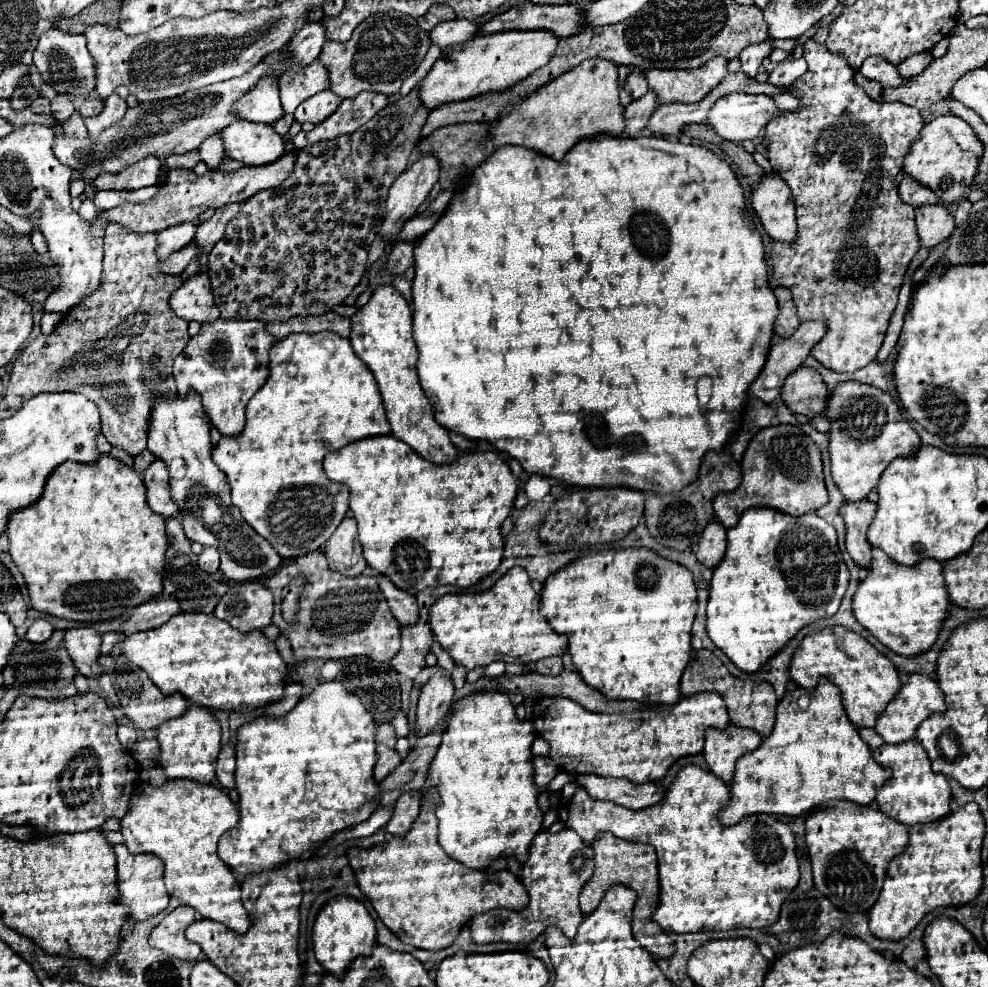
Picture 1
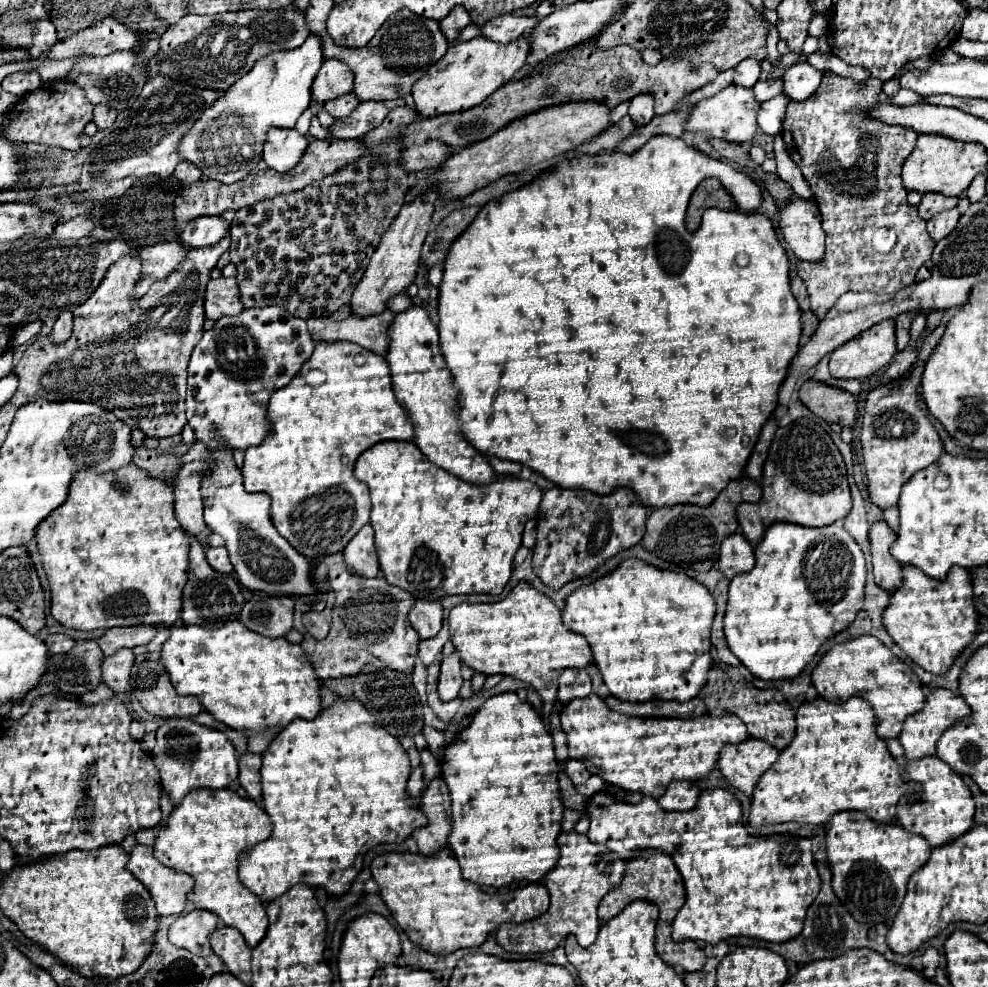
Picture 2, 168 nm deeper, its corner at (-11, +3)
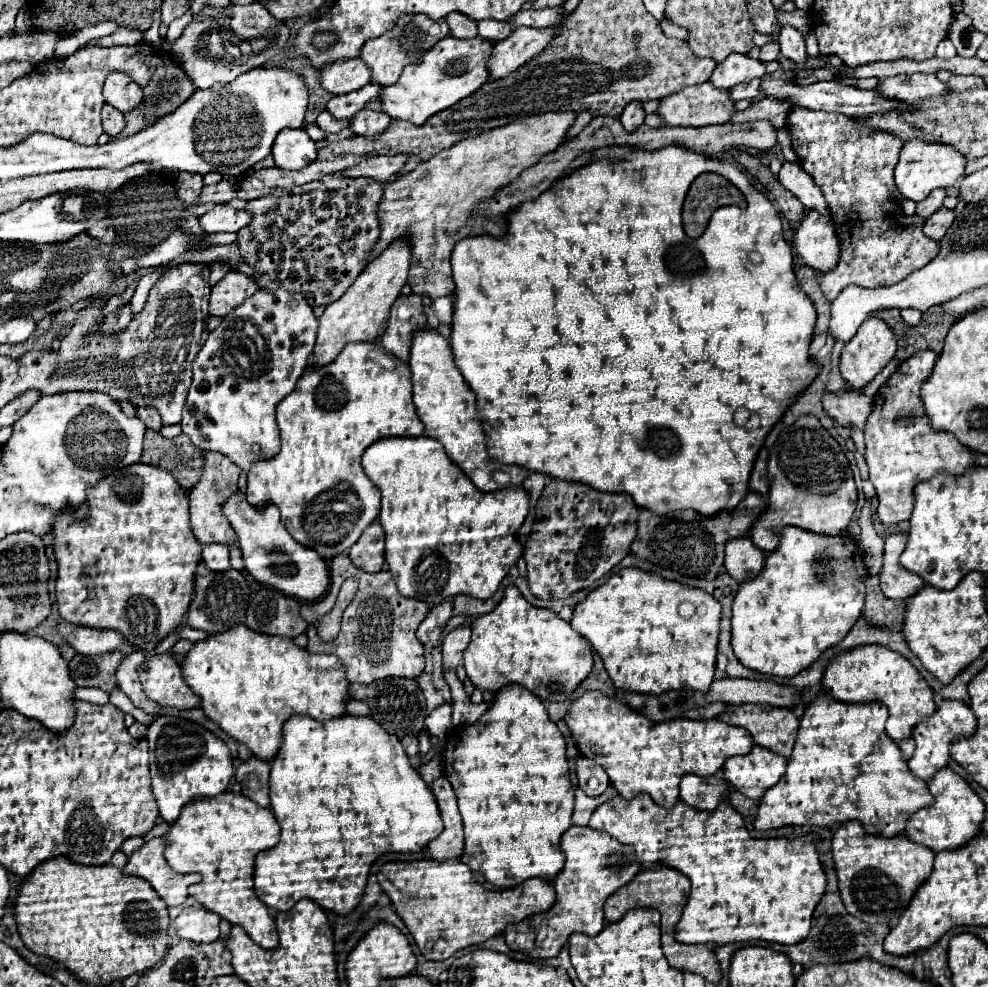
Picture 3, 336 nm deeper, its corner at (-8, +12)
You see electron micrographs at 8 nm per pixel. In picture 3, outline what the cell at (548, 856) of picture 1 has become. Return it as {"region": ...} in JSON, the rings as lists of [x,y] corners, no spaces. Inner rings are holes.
{"region":[[[570,827],[562,833],[560,847],[566,863],[564,869],[554,877],[556,903],[548,913],[534,915],[518,925],[508,925],[504,931],[506,945],[514,949],[516,935],[522,933],[524,927],[532,927],[532,931],[536,933],[536,959],[558,955],[558,951],[566,945],[570,933],[584,933],[590,937],[600,933],[606,923],[602,911],[606,897],[612,895],[618,887],[632,881],[632,877],[642,869],[630,845],[622,845],[606,833],[596,833],[590,827]]]}

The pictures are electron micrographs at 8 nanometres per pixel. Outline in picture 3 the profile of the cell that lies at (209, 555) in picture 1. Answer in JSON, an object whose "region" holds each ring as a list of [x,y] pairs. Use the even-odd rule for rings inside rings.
{"region":[[[210,543],[202,547],[202,559],[210,571],[226,571],[230,569],[228,547],[222,543]]]}

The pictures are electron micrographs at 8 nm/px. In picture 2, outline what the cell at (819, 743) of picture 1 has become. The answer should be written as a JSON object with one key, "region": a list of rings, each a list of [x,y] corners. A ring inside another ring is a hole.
{"region":[[[817,698],[801,704],[791,746],[779,754],[775,766],[761,776],[753,792],[749,824],[805,822],[821,826],[843,810],[865,812],[879,824],[895,822],[897,804],[903,798],[919,802],[923,792],[917,782],[903,778],[903,764],[889,754],[887,744],[875,734],[875,722],[875,710],[863,698],[841,704]]]}

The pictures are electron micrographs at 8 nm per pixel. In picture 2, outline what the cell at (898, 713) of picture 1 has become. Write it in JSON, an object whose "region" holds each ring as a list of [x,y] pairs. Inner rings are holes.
{"region":[[[935,688],[933,692],[929,692],[925,708],[919,714],[909,716],[905,720],[905,724],[903,724],[901,734],[899,734],[899,742],[905,748],[905,760],[913,762],[913,760],[921,760],[925,756],[935,756],[935,744],[941,738],[941,732],[947,730],[947,728],[951,728],[951,724],[961,722],[969,714],[971,714],[971,710],[965,704],[965,700],[961,696],[955,696],[951,690]]]}

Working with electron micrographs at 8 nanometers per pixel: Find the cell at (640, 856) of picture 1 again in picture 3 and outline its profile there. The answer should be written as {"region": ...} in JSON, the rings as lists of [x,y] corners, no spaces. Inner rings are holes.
{"region":[[[658,863],[650,869],[642,869],[628,885],[614,891],[604,903],[604,915],[608,921],[618,921],[628,909],[654,907],[662,915],[662,925],[664,925],[662,933],[674,933],[674,925],[680,917],[680,909],[684,909],[684,901],[688,899],[688,889],[690,889],[688,877],[684,877],[680,871],[676,871],[672,867]]]}

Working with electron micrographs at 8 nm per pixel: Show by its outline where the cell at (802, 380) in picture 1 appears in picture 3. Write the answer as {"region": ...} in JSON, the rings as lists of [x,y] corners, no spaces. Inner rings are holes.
{"region":[[[854,389],[844,393],[824,393],[822,407],[838,425],[862,429],[868,413],[872,411],[872,399]]]}

